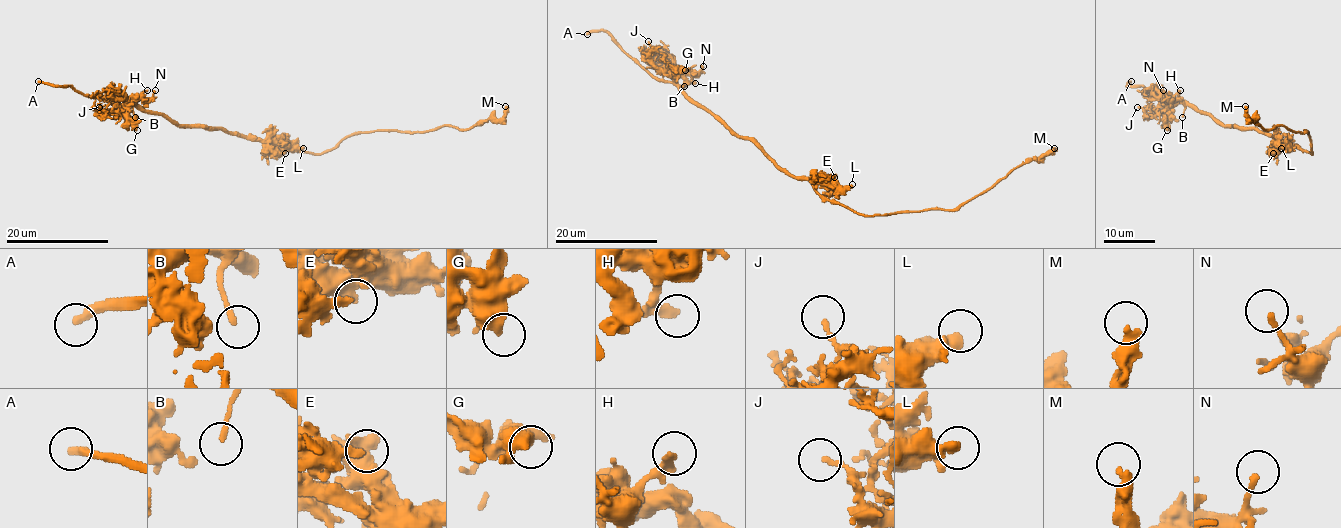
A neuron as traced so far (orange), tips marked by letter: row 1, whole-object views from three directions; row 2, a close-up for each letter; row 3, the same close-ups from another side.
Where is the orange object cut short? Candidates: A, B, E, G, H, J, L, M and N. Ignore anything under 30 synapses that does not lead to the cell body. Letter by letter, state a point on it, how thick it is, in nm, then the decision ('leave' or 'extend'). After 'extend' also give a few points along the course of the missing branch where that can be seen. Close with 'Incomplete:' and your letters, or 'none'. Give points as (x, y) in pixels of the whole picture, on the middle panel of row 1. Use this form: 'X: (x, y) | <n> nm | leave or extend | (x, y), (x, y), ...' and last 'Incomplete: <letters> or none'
A: (587, 34) | 280 nm | extend
B: (684, 86) | 180 nm | leave
E: (834, 177) | 280 nm | leave
G: (685, 70) | 600 nm | leave
H: (695, 83) | 280 nm | leave
J: (648, 41) | 170 nm | leave
L: (852, 184) | 400 nm | leave
M: (1054, 148) | 400 nm | leave
N: (703, 66) | 180 nm | leave
Incomplete: A

